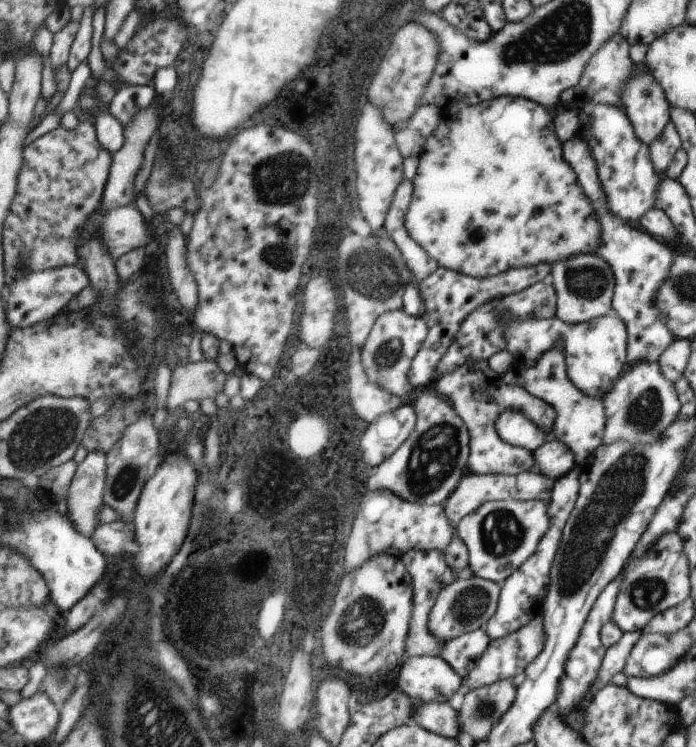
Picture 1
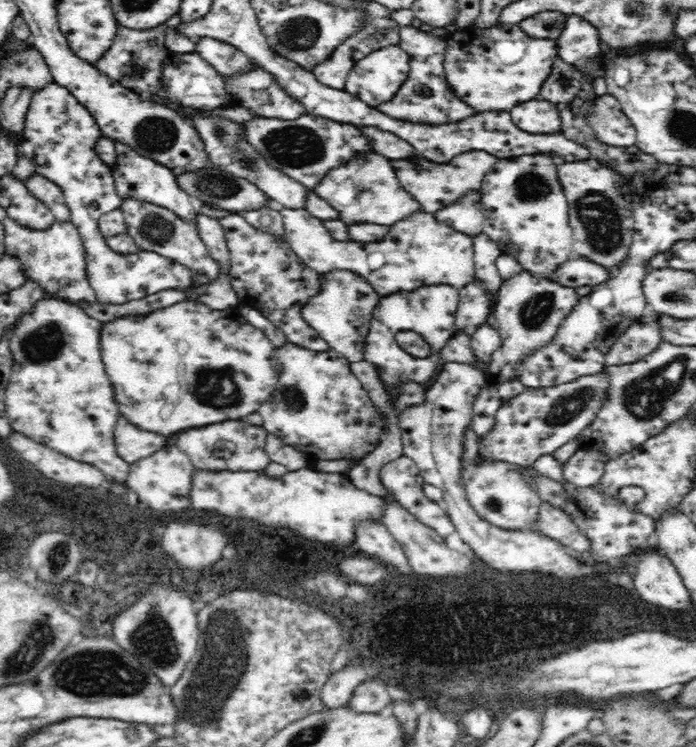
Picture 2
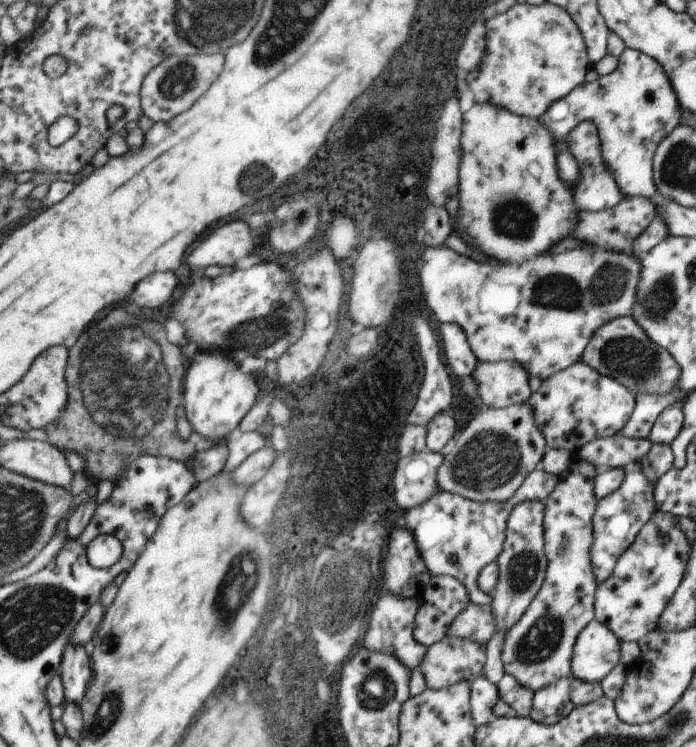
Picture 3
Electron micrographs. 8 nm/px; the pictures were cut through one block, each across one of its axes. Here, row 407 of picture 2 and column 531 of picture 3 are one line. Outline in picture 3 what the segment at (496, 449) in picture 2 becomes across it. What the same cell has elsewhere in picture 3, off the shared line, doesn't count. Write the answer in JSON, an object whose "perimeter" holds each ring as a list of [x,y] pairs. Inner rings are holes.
{"perimeter":[[[537,498],[527,504],[521,504],[519,508],[513,510],[513,514],[507,522],[505,548],[497,560],[499,576],[497,576],[497,582],[489,596],[493,632],[501,634],[503,638],[511,630],[511,626],[515,626],[519,618],[523,618],[527,606],[533,602],[533,598],[537,596],[537,592],[545,580],[547,558],[545,558],[545,550],[543,550],[543,532],[541,532],[543,506],[545,504]]]}

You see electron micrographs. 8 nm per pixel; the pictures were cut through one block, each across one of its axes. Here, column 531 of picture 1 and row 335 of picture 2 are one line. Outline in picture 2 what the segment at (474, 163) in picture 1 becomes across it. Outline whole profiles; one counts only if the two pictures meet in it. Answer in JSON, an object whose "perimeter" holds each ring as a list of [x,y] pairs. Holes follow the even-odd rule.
{"perimeter":[[[190,300],[172,304],[158,312],[154,310],[146,318],[124,318],[104,326],[102,358],[106,362],[110,382],[116,388],[116,400],[124,404],[120,406],[120,412],[128,416],[130,424],[136,424],[134,428],[152,430],[166,436],[186,428],[220,422],[226,418],[244,418],[258,410],[258,406],[268,398],[270,388],[274,388],[278,382],[278,372],[274,370],[278,368],[276,350],[256,326],[244,320],[236,308],[210,310],[208,306]]]}

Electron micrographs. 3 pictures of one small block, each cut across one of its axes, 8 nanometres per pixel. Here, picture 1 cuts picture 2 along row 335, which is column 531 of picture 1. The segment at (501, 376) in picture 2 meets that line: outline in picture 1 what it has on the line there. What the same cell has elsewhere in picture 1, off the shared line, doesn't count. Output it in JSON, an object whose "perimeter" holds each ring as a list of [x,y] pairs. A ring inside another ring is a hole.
{"perimeter":[[[501,500],[501,502],[485,502],[475,512],[469,512],[459,524],[457,524],[457,536],[465,544],[469,554],[469,570],[473,576],[503,584],[509,574],[513,574],[523,560],[527,560],[539,540],[549,530],[549,504],[543,500]]]}

